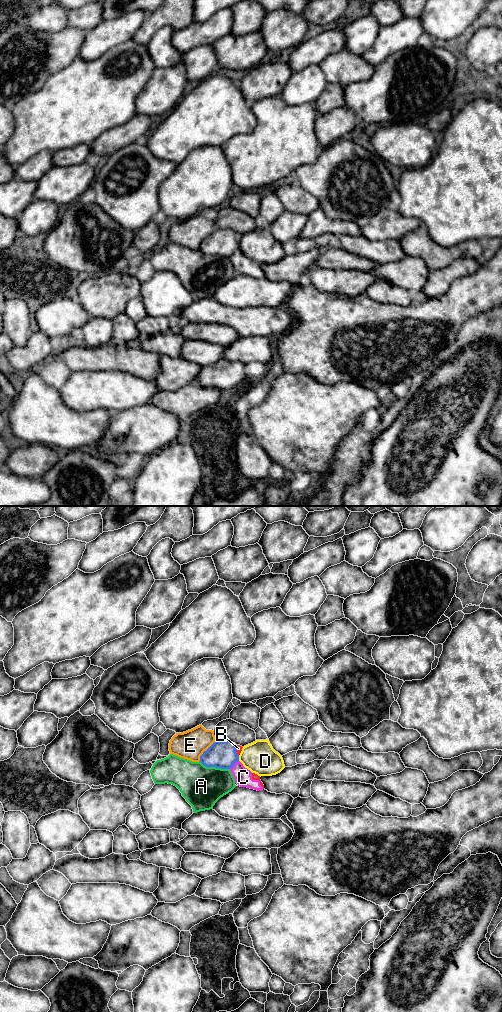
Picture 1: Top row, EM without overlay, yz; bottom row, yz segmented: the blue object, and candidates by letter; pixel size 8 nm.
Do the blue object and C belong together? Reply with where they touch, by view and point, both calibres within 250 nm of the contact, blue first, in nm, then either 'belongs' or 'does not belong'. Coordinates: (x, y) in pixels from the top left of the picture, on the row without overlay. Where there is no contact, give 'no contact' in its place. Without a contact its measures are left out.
meets blue in yz at (233, 253); 220 nm thick on the blue side, 140 nm on the other; does not belong

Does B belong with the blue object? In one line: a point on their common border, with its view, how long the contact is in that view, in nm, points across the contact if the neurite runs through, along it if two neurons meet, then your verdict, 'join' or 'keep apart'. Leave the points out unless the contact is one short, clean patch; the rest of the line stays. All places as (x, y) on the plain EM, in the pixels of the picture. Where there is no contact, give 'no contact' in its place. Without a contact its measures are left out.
yz (235, 239) | 100 nm | along yz (235, 233), (235, 239), (238, 244) | keep apart

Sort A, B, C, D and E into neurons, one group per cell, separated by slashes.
A / B C / D / E

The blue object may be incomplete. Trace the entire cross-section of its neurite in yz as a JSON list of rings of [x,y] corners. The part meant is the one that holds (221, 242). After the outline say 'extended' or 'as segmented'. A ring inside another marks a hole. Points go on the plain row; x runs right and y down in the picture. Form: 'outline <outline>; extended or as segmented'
outline [[[215,229],[200,244],[200,250],[204,254],[221,257],[230,257],[238,249],[236,232],[231,229]]]; as segmented

